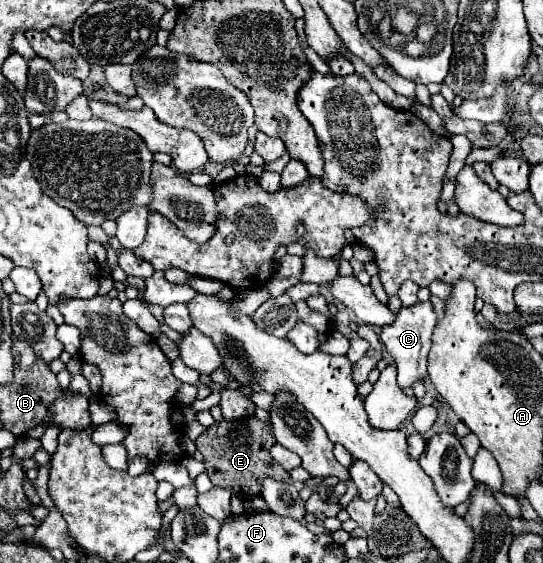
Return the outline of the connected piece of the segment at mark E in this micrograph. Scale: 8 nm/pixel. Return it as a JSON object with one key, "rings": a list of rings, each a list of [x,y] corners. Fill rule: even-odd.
{"rings":[[[254,415],[242,421],[220,421],[208,427],[198,439],[196,447],[204,455],[204,467],[210,481],[216,487],[230,487],[234,495],[242,501],[250,501],[260,495],[260,481],[264,477],[274,477],[278,481],[290,481],[288,471],[280,467],[272,455],[270,447],[274,445],[274,433],[270,423],[262,423]]]}

